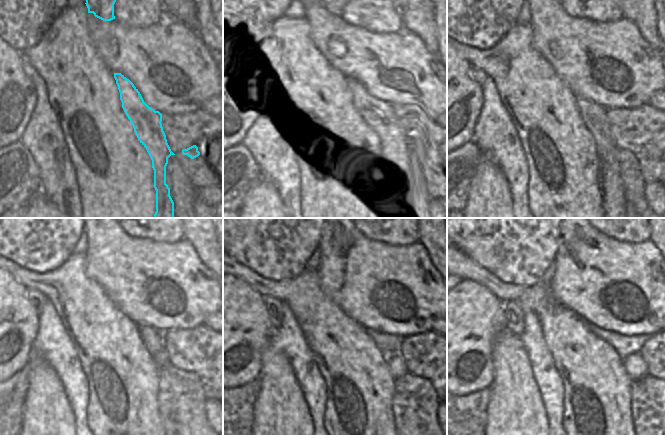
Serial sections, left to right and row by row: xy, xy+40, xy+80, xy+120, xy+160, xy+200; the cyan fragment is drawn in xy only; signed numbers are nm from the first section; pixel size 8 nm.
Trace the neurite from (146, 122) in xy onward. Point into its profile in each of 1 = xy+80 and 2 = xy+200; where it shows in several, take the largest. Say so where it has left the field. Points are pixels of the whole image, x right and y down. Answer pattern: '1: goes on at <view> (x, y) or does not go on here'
1: goes on at xy+80 (622, 182)
2: goes on at xy+200 (650, 399)

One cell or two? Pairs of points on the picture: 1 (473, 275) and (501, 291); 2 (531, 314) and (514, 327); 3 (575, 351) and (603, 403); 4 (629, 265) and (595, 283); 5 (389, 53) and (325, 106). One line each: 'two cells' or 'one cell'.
1: one cell
2: two cells
3: one cell
4: one cell
5: two cells

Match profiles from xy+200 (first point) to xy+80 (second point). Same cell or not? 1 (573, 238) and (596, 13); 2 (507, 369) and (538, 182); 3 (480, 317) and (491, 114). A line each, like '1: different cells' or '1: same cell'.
1: different cells
2: different cells
3: different cells

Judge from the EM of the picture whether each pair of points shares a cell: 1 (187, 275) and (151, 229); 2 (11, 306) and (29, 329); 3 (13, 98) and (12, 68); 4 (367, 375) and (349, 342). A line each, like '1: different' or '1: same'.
1: different
2: same
3: same
4: same

